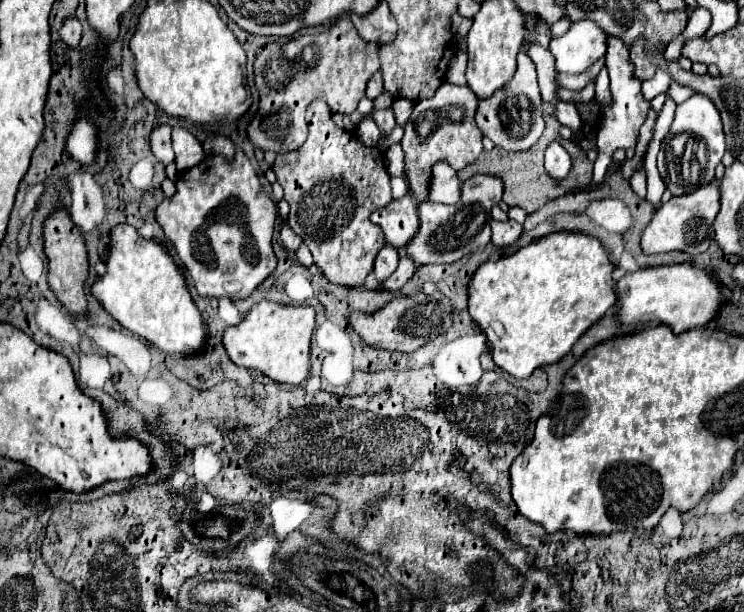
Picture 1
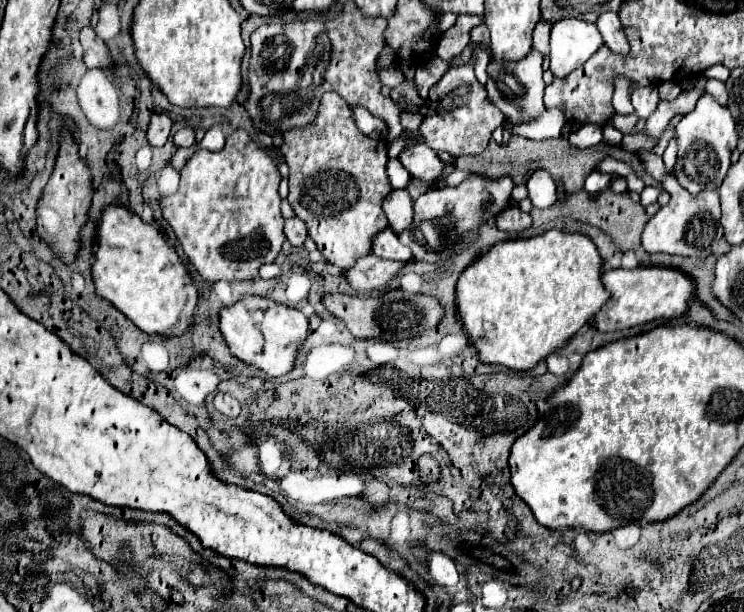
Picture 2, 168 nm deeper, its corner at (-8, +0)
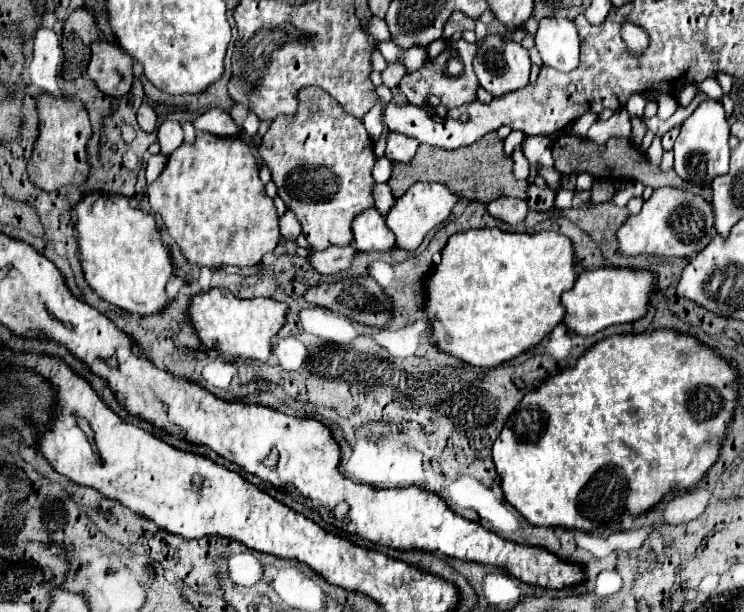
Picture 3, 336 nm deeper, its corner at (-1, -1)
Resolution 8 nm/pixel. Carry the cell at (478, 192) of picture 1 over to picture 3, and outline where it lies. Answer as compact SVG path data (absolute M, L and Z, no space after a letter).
M414 183L402 197L396 199L394 207L386 215L386 223L396 235L396 245L406 251L418 249L426 233L434 229L438 223L442 223L450 215L456 203L458 203L458 197L448 189L444 189L444 185L440 183Z

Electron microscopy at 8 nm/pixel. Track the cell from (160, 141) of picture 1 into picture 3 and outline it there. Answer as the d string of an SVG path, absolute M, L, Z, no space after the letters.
M142 103L142 105L140 105L136 117L138 117L138 125L140 125L144 131L152 133L152 131L156 129L156 113L154 113L154 109L152 109L148 103Z

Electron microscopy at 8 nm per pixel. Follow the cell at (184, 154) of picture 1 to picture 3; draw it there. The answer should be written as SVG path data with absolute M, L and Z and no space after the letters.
M164 121L158 127L158 143L160 143L160 153L170 155L176 147L180 147L184 141L182 127L178 121Z

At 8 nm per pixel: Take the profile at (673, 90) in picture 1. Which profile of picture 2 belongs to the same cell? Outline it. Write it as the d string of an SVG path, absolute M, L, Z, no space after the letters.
M715 79L708 80L708 93L711 94L719 104L727 106L728 92L725 83Z

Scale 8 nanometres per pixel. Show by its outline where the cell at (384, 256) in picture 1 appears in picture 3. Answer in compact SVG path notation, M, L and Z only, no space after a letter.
M374 207L354 217L352 233L358 251L386 251L396 245L394 233L388 229L386 219Z

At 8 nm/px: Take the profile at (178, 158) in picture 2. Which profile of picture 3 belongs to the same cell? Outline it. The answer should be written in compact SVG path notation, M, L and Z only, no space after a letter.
M160 153L158 155L150 155L148 157L148 167L146 167L146 181L152 183L162 173L164 165L166 165L166 157L164 155L160 155Z

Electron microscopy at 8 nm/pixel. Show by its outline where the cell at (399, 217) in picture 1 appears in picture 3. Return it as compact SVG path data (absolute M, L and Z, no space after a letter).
M376 183L376 185L374 185L374 191L372 191L372 197L374 197L374 207L376 207L382 215L386 215L388 209L392 209L392 205L394 205L394 195L392 195L392 191L388 189L386 183Z

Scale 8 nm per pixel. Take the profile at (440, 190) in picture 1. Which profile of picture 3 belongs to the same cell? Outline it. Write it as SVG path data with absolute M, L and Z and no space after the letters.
M388 131L388 135L386 135L386 157L390 161L400 161L400 163L412 161L416 149L418 149L418 143L414 137L408 137L408 135L398 133L398 131Z

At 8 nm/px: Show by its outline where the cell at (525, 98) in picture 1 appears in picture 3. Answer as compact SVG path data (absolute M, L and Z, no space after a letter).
M500 33L486 35L486 39L482 43L478 43L478 53L474 57L474 73L480 81L480 85L486 91L490 91L494 97L522 89L524 85L528 85L528 77L530 77L528 51L520 43L504 39Z

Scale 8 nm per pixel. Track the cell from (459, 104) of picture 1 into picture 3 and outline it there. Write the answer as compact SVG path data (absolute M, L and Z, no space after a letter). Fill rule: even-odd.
M464 39L450 43L450 47L446 47L438 57L434 57L434 59L426 57L418 71L404 75L400 81L400 89L422 89L424 99L426 99L426 95L436 95L442 101L442 105L450 105L450 109L470 103L476 99L476 91L480 87L480 83L472 71L474 55L476 55L476 43L466 43ZM450 63L460 63L460 67L454 69L454 67L450 67Z

